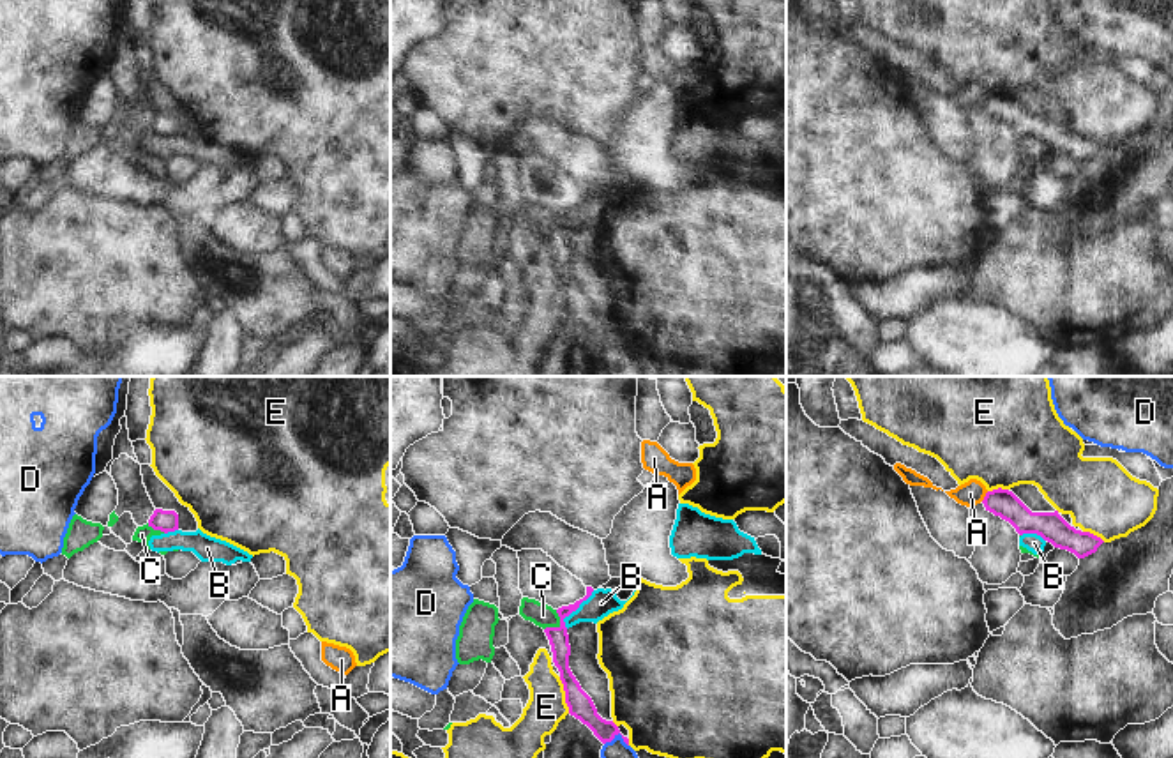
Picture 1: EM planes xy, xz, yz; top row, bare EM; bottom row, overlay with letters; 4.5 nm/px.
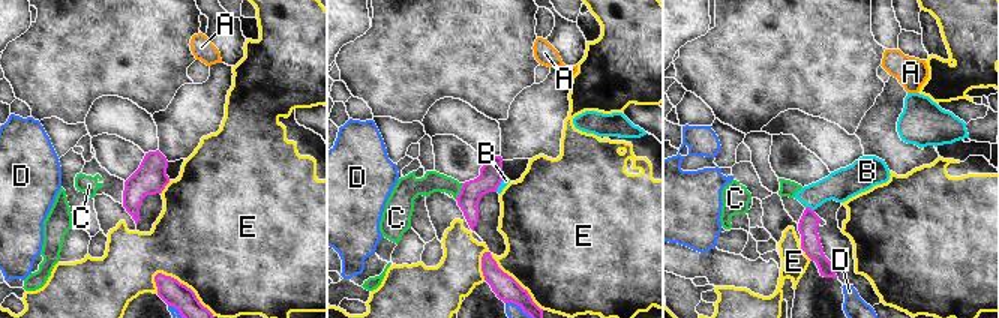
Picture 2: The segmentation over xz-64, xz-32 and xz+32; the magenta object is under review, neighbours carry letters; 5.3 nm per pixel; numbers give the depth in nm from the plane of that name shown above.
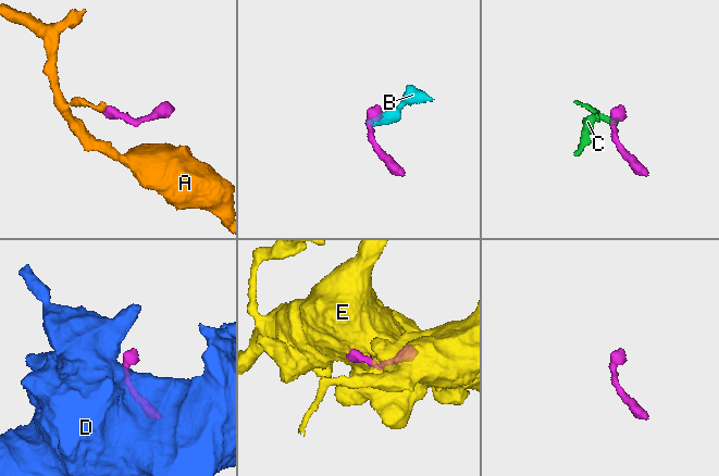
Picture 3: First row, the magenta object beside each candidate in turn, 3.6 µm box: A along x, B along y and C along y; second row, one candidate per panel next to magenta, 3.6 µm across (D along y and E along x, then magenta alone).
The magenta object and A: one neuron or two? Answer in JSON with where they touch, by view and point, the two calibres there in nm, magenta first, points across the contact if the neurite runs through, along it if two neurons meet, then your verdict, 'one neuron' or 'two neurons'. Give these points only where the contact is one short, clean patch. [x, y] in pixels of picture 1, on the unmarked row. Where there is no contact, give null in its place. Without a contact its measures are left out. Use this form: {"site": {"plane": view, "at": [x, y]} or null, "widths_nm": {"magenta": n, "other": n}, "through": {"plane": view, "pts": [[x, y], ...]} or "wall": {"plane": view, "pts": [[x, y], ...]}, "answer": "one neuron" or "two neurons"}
{"site": {"plane": "yz", "at": [984, 101]}, "widths_nm": {"magenta": 130, "other": 110}, "wall": {"plane": "yz", "pts": [[988, 96], [981, 105]]}, "answer": "two neurons"}

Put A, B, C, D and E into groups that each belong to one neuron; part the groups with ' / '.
A / B C / D / E

